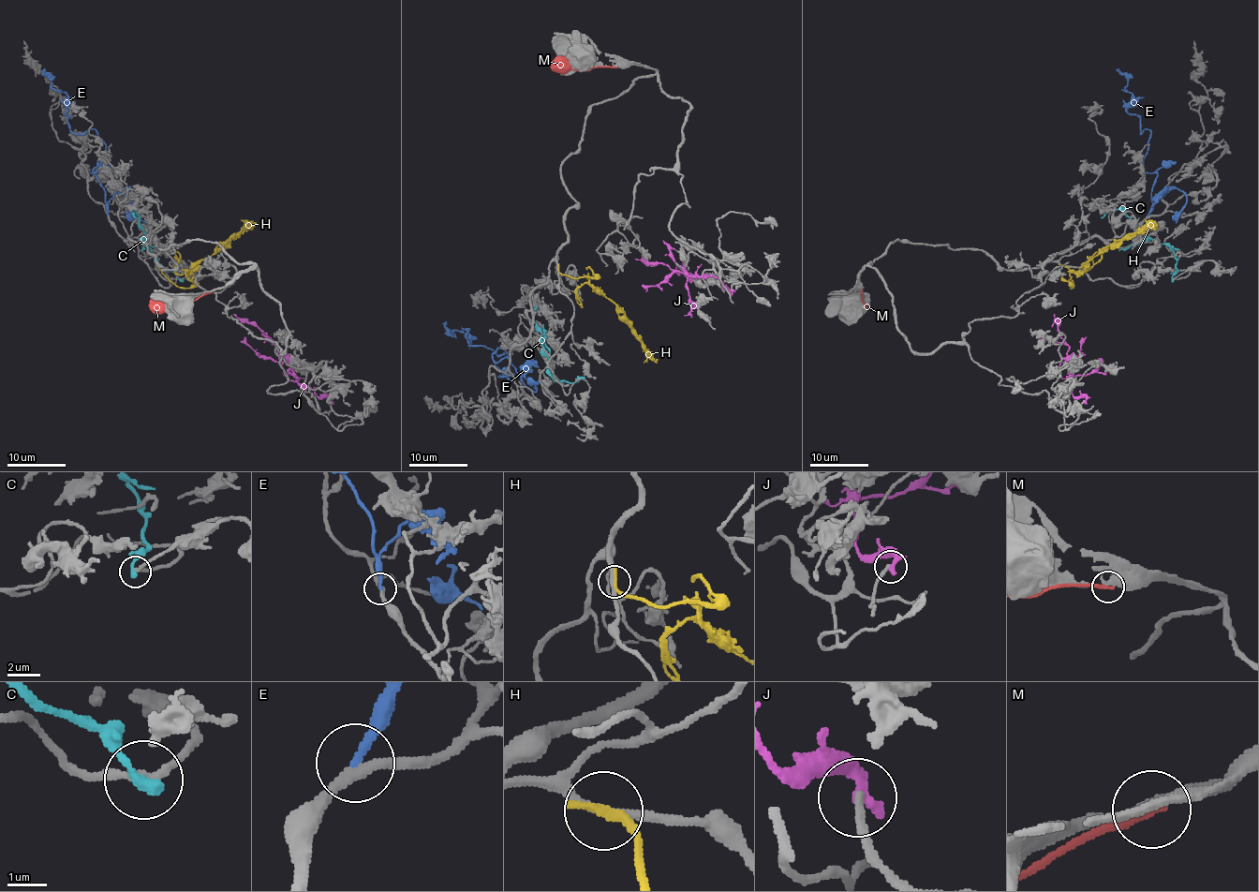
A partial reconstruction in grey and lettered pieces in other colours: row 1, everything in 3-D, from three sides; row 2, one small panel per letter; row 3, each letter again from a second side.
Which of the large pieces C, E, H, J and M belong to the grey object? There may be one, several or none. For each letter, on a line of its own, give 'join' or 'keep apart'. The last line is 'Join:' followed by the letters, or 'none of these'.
C: keep apart
E: join
H: keep apart
J: keep apart
M: keep apart
Join: E

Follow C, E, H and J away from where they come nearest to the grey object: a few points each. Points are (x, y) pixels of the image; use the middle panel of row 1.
C: (582, 378), (573, 382), (557, 382), (548, 372), (550, 349), (542, 342), (534, 316), (538, 305)
E: (509, 352), (496, 363), (496, 351), (504, 349), (498, 355), (468, 345), (467, 332), (451, 332), (447, 321)
H: (558, 269), (563, 275), (589, 277), (594, 276), (589, 267), (588, 280), (623, 313), (641, 347), (657, 363)
J: (731, 289), (718, 277), (689, 276), (685, 272), (676, 274), (664, 264), (635, 259)

